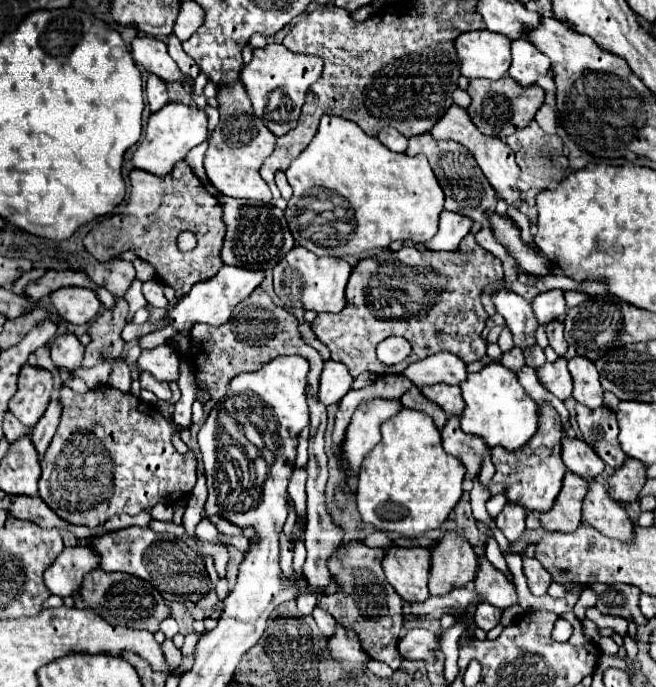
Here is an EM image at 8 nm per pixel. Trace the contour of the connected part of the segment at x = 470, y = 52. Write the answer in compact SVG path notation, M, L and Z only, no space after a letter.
M487 29L467 31L455 39L457 57L461 63L461 75L475 79L499 79L511 65L511 41L505 35L497 35Z

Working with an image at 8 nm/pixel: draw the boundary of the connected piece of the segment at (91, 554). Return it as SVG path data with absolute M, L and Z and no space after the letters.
M77 545L71 549L63 549L63 553L43 575L45 587L49 589L51 595L72 596L81 587L81 579L89 571L97 569L97 565L99 557L91 547Z

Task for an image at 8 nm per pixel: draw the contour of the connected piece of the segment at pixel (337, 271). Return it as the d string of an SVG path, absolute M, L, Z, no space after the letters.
M295 245L293 251L273 267L273 287L285 307L303 307L317 313L339 313L345 307L345 285L351 275L351 265L339 257L317 257L305 247Z

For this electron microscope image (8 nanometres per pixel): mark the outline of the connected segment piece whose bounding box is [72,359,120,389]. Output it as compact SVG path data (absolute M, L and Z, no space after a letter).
M113 359L113 361L103 361L99 365L92 368L80 367L72 372L73 377L80 378L86 382L90 389L105 385L108 382L111 369L115 363L120 362L120 359Z

